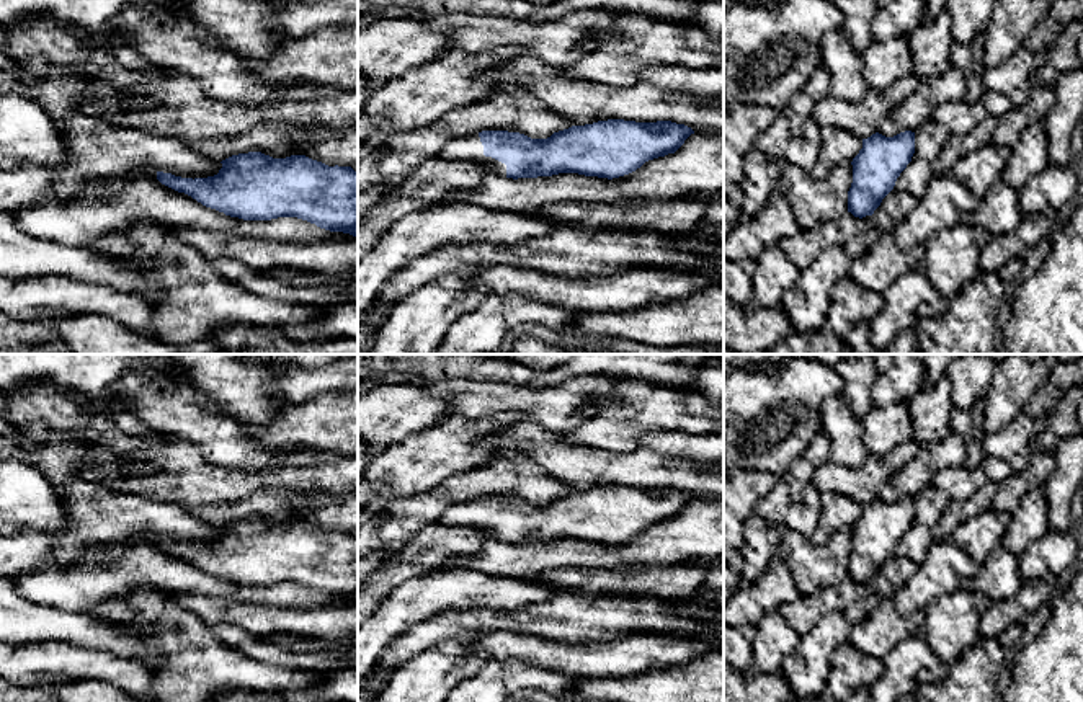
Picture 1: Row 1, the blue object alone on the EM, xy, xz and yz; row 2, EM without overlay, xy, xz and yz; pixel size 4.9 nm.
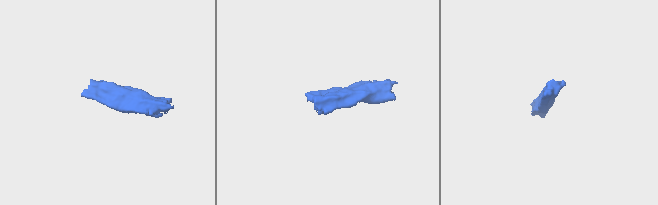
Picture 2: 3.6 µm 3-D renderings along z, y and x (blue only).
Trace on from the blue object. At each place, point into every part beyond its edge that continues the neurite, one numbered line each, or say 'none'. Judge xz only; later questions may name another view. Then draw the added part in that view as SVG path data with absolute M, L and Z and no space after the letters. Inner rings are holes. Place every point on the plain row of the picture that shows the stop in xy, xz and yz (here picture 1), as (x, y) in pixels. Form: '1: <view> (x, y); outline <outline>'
1: xz (471, 515); outline M479 500L467 501L464 504L454 504L446 508L436 524L457 527L469 526L480 529L488 539L506 542L506 531L484 521L484 511Z

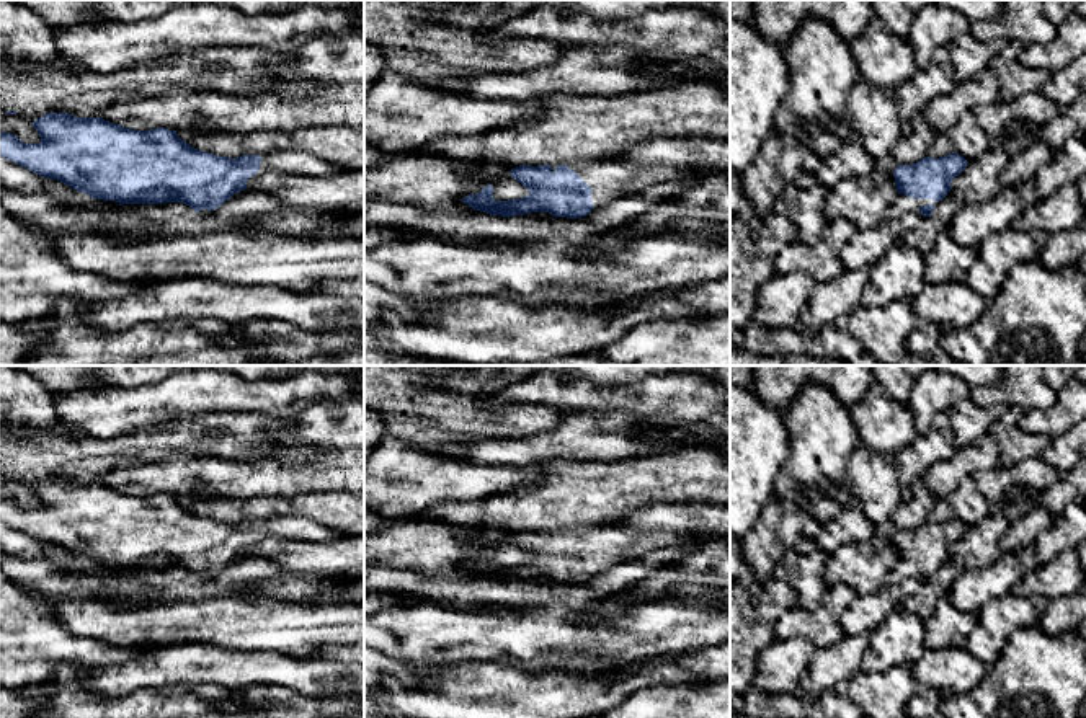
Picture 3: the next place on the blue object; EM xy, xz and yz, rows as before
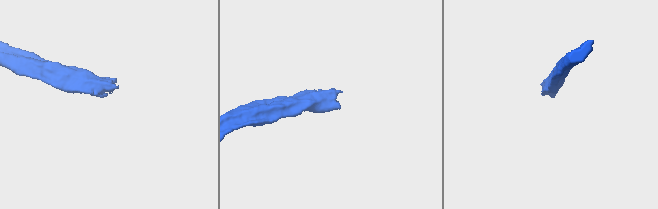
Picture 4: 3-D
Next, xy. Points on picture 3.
1: xy (293, 527); outline M279 516L261 521L258 538L273 535L327 543L340 538L343 534L332 532L327 527L304 517Z

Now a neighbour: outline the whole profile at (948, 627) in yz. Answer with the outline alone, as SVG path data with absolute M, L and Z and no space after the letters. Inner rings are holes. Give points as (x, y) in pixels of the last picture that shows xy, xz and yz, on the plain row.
M939 591L936 607L931 617L924 622L928 649L942 648L967 648L967 641L973 628L978 625L978 614L959 610Z

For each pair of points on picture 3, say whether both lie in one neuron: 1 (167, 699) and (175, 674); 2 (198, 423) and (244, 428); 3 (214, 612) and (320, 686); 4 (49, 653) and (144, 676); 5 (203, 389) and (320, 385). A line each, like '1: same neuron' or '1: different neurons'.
1: different neurons
2: same neuron
3: different neurons
4: different neurons
5: same neuron

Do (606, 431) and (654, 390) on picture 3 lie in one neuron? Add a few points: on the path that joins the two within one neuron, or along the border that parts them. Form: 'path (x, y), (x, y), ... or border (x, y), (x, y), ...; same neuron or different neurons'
border (590, 410), (624, 410), (665, 421); different neurons

